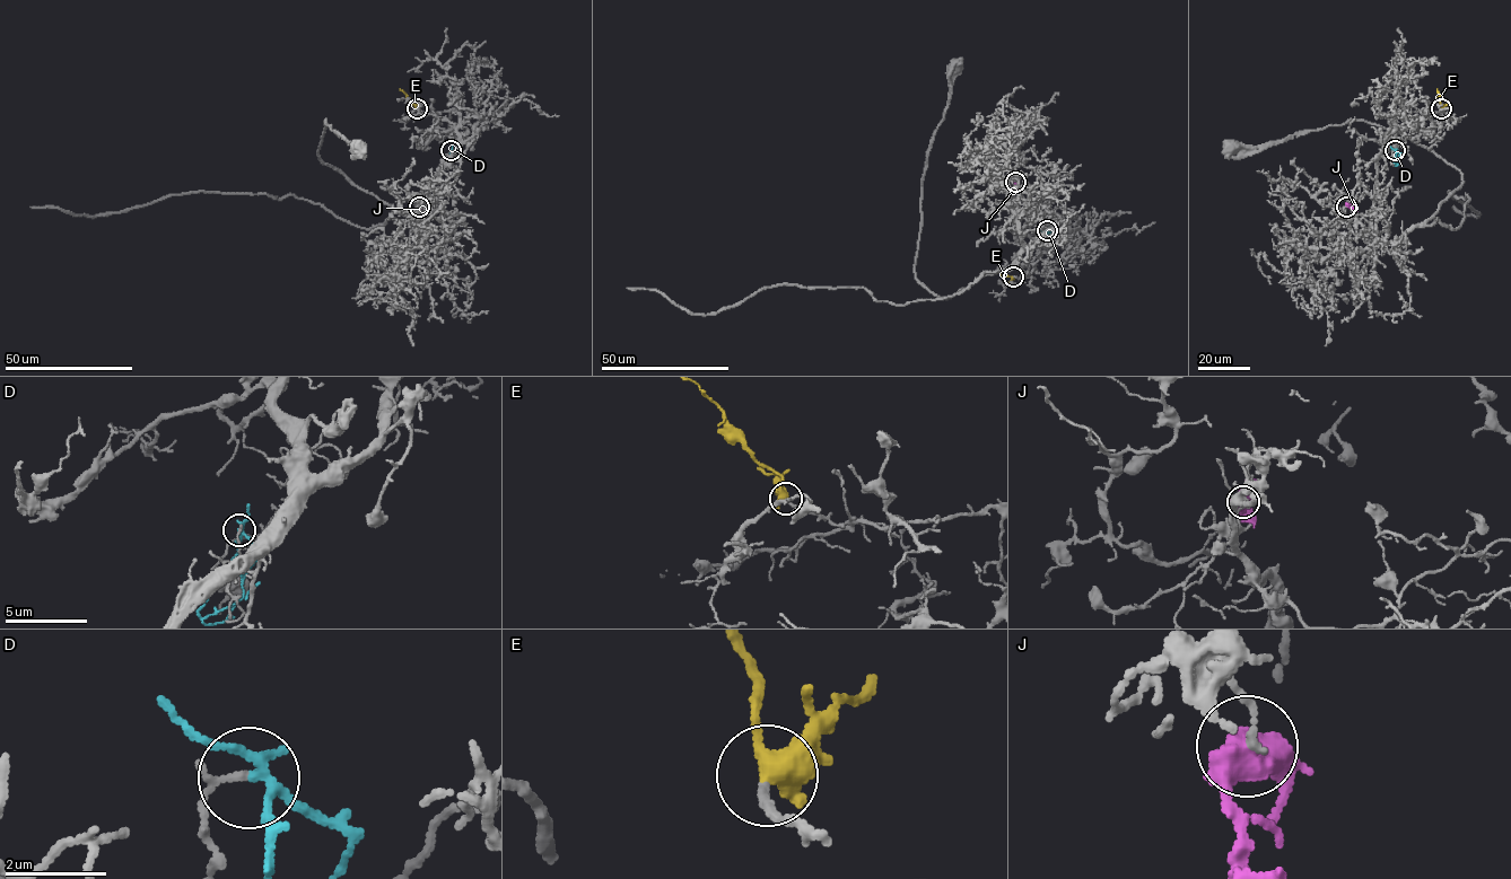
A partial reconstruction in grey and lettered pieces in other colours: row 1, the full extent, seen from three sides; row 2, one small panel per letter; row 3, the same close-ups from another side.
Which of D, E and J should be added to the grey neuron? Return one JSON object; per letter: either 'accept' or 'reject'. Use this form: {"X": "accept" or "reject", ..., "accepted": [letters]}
{"D": "reject", "E": "accept", "J": "reject", "accepted": ["E"]}

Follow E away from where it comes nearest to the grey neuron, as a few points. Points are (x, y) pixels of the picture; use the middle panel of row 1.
E: (1013, 277), (995, 273)

